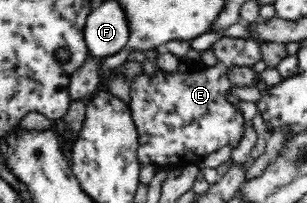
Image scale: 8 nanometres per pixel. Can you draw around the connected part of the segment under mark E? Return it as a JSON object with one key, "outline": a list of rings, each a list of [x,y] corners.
{"outline":[[[221,37],[211,45],[211,53],[216,62],[212,66],[193,65],[192,70],[167,72],[156,67],[152,74],[142,71],[129,81],[129,107],[139,133],[139,162],[159,168],[182,168],[200,165],[206,156],[228,148],[231,151],[238,148],[243,140],[245,131],[244,112],[237,100],[230,95],[231,82],[228,74],[234,66],[253,67],[262,60],[262,49],[258,39],[244,39],[237,37]]]}

